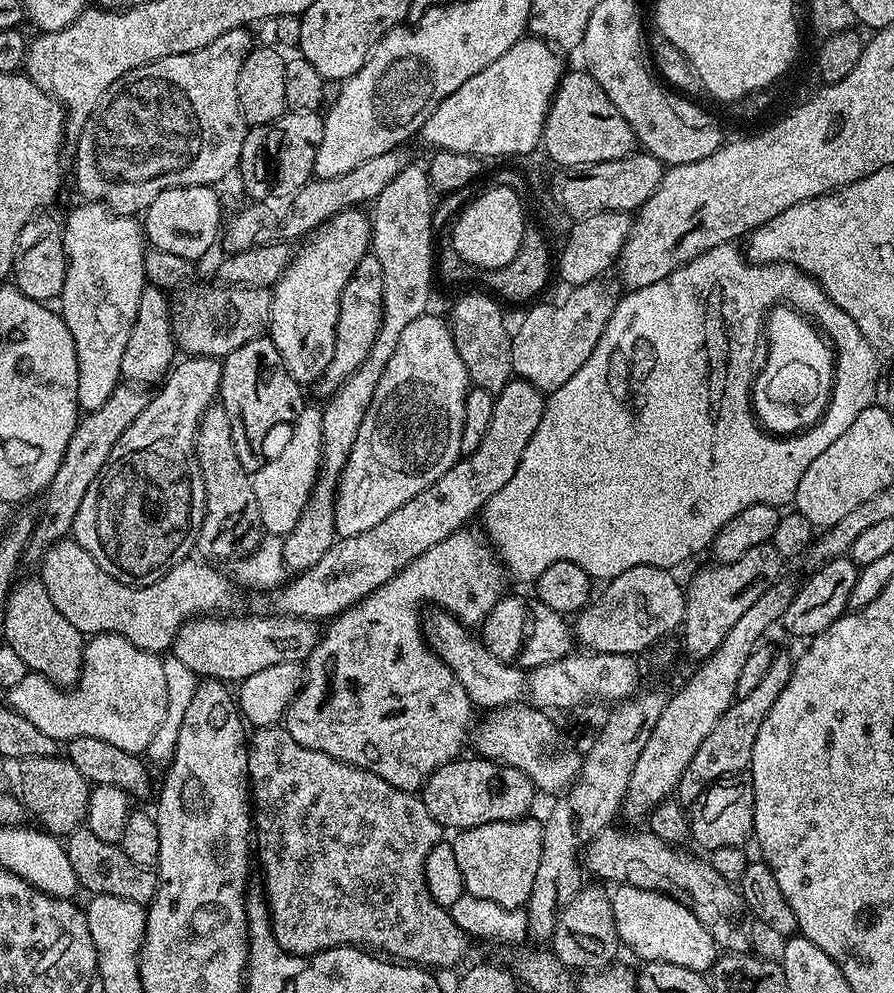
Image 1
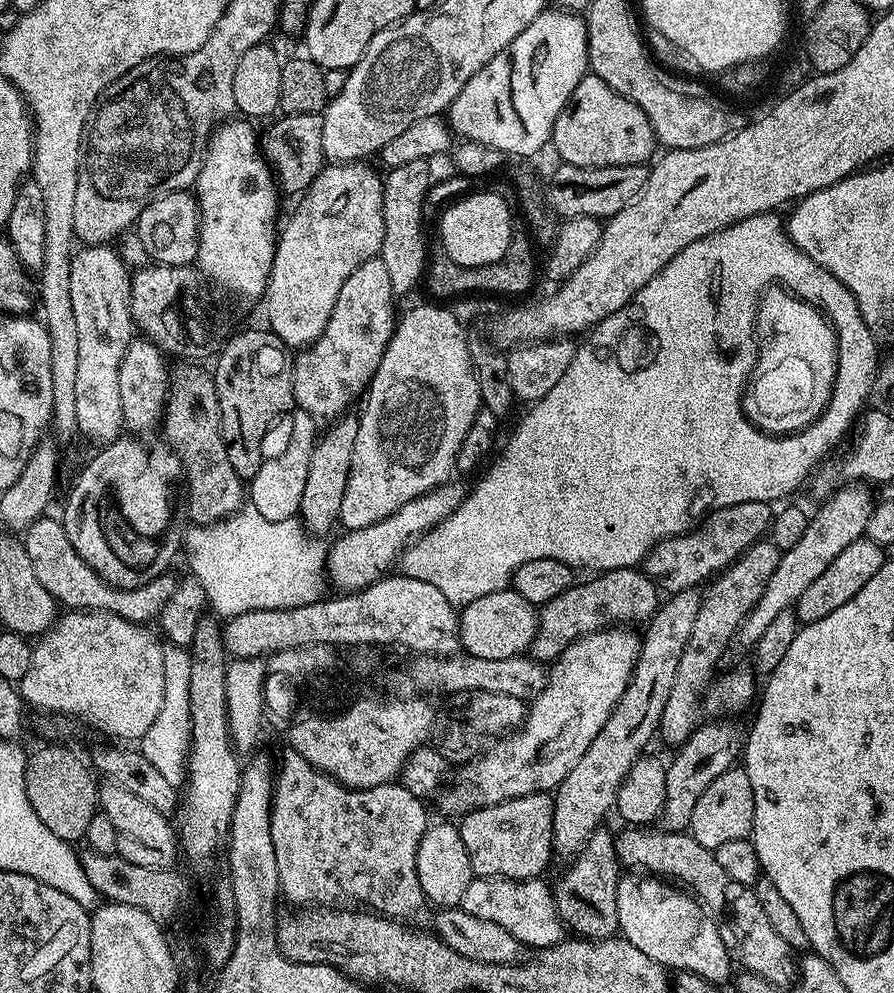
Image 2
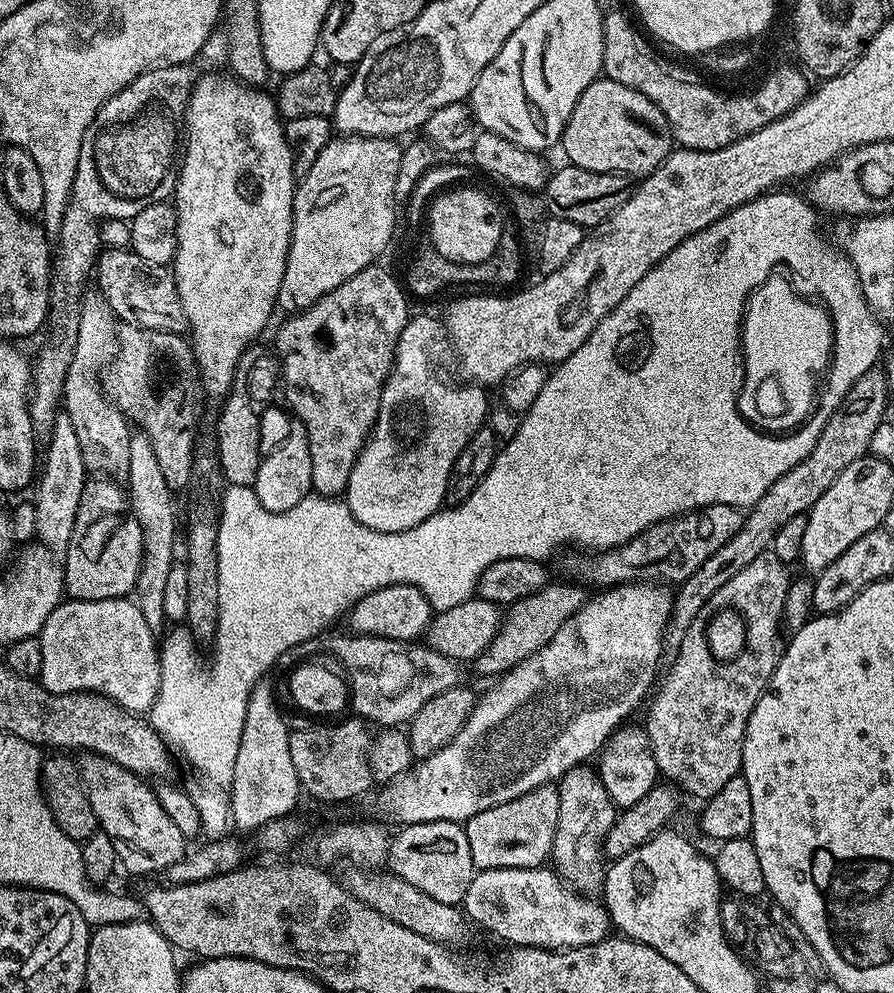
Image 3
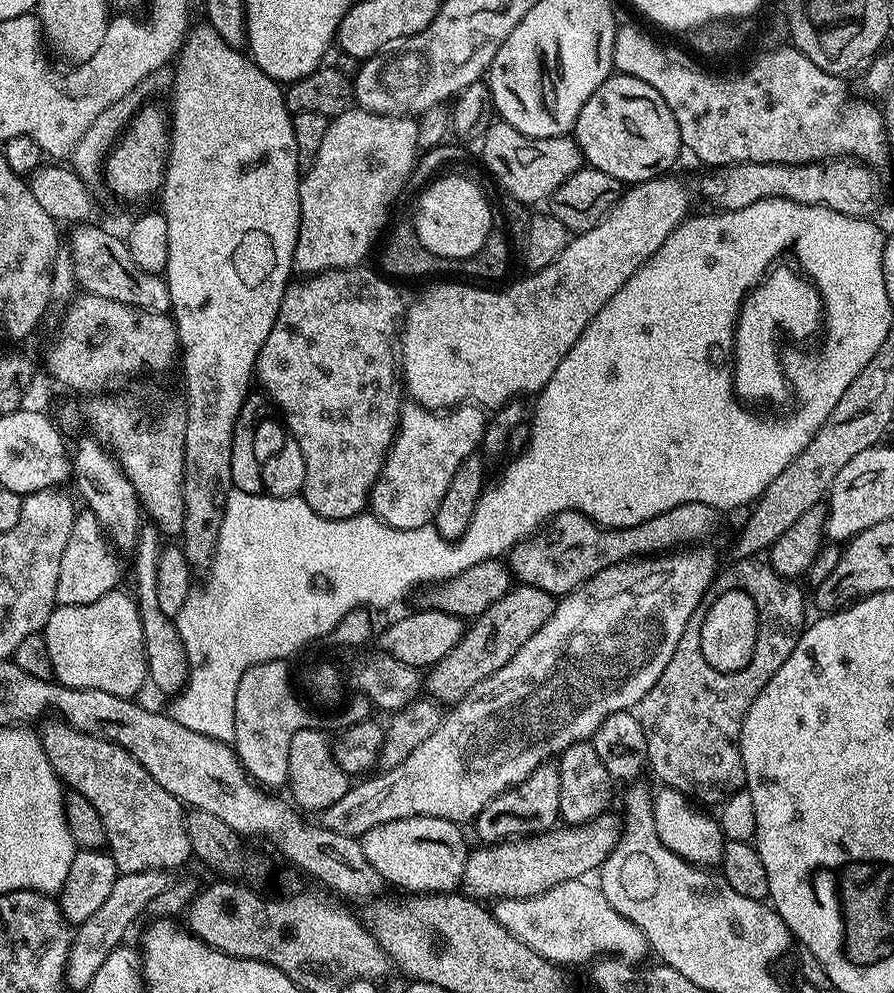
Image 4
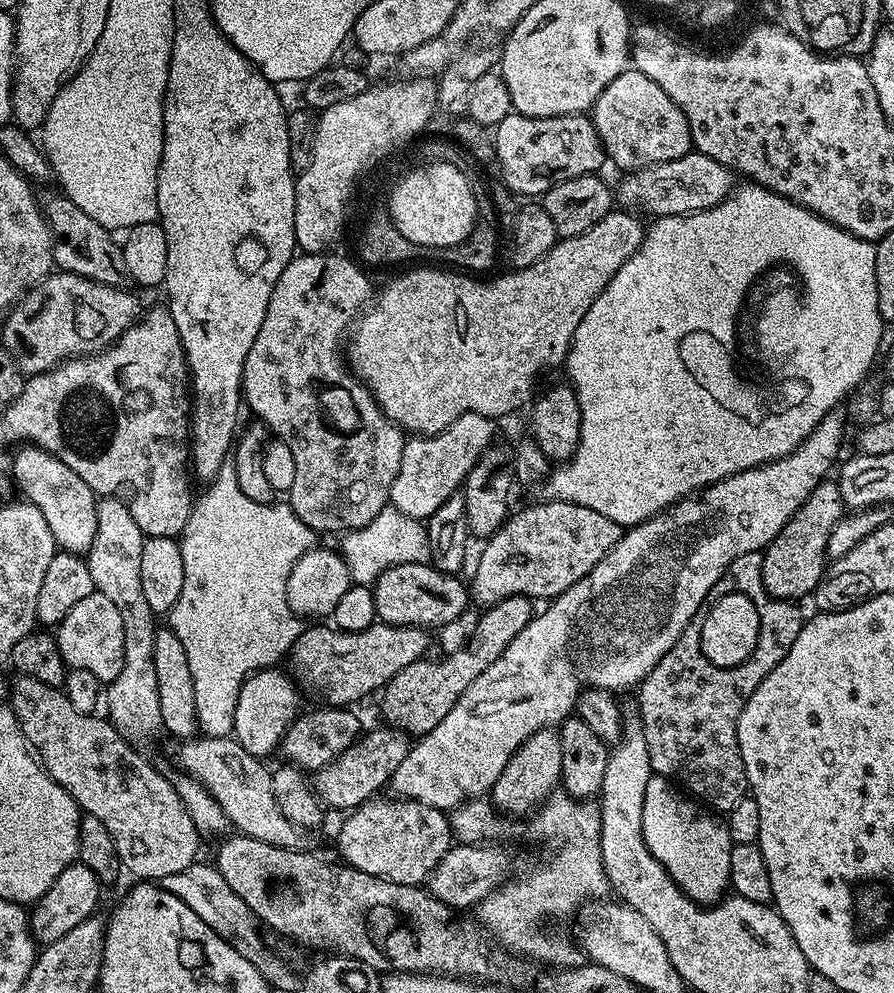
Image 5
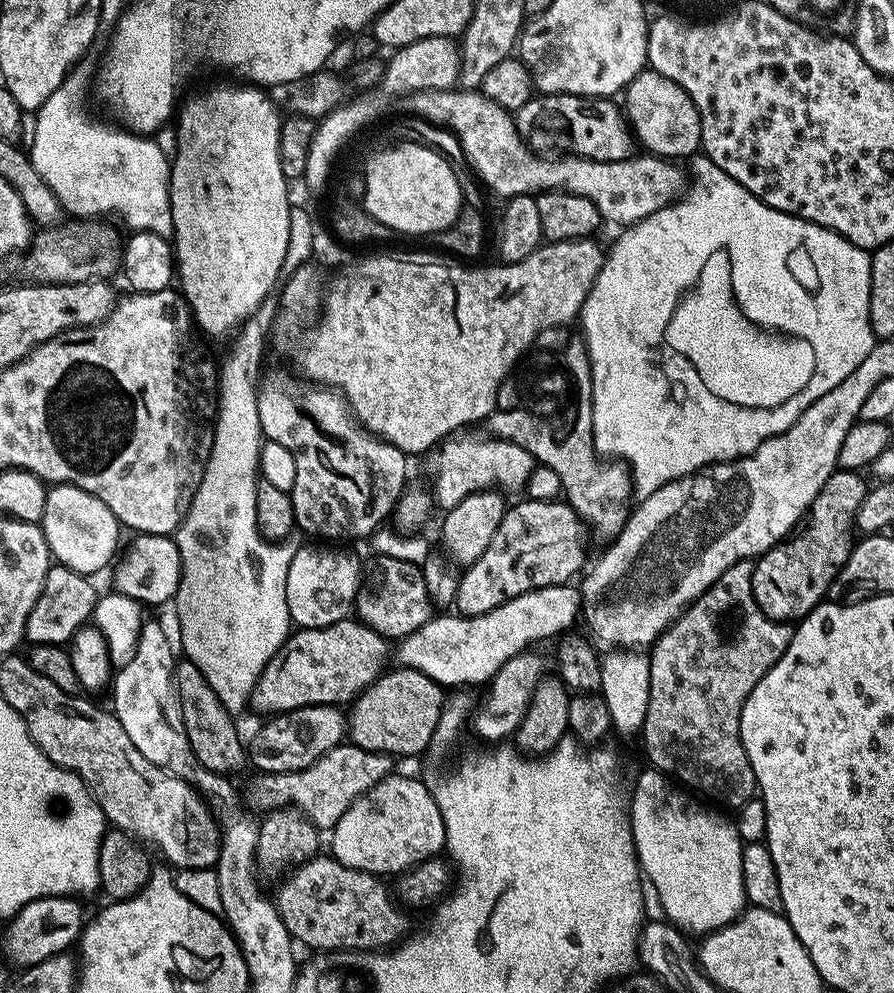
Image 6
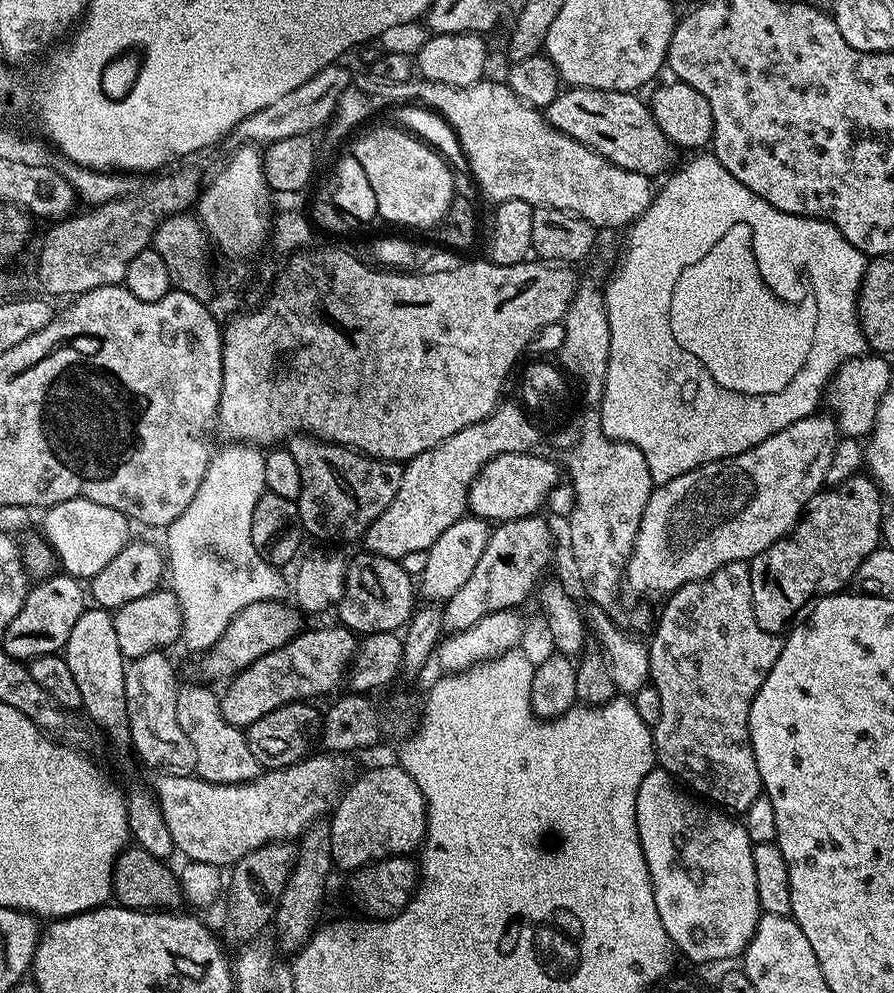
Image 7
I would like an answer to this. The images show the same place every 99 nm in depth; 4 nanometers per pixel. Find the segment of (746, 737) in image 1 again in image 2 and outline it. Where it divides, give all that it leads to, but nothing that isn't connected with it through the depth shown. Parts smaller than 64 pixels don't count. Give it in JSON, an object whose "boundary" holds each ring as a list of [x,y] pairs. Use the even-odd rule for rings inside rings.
{"boundary":[[[716,718],[711,722],[701,723],[692,731],[689,740],[679,745],[676,761],[666,768],[666,802],[660,812],[659,827],[665,832],[683,832],[690,829],[690,818],[694,814],[694,806],[698,798],[706,794],[706,786],[718,778],[718,774],[726,774],[741,759],[746,739],[745,729],[736,724],[723,724],[723,719]]]}

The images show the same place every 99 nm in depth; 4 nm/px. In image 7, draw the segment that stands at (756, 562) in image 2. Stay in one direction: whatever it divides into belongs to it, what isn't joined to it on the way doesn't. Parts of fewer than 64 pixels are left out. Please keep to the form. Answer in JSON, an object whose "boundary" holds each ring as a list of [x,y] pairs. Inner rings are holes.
{"boundary":[[[742,560],[730,562],[726,566],[714,570],[714,574],[710,574],[706,578],[682,586],[677,592],[667,597],[663,604],[664,609],[661,610],[660,621],[656,624],[656,633],[653,634],[652,640],[650,639],[648,644],[648,657],[650,658],[648,675],[651,687],[656,687],[656,700],[660,703],[660,713],[657,714],[656,724],[654,720],[654,727],[652,728],[652,744],[656,747],[656,758],[659,767],[664,768],[681,785],[689,784],[689,786],[684,786],[691,789],[697,797],[703,798],[729,813],[743,814],[750,806],[750,802],[754,802],[754,798],[758,798],[762,794],[758,762],[754,758],[752,741],[748,738],[750,706],[754,702],[758,690],[762,690],[762,682],[766,682],[770,670],[774,670],[774,662],[778,662],[778,654],[782,654],[783,639],[777,633],[767,632],[762,630],[762,626],[758,626],[758,618],[754,618],[754,602],[750,590],[750,570],[748,564]]]}

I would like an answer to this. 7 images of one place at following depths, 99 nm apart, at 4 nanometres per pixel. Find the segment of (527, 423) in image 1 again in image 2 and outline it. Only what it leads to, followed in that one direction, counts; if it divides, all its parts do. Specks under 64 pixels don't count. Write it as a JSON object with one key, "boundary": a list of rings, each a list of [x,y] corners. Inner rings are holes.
{"boundary":[[[455,482],[440,484],[426,494],[406,502],[394,514],[361,528],[345,531],[345,536],[337,538],[328,548],[326,561],[326,580],[336,587],[340,594],[360,592],[366,586],[378,582],[383,576],[389,575],[397,567],[398,561],[404,555],[404,549],[414,540],[425,536],[431,528],[438,527],[443,520],[450,518],[466,497],[466,488]]]}

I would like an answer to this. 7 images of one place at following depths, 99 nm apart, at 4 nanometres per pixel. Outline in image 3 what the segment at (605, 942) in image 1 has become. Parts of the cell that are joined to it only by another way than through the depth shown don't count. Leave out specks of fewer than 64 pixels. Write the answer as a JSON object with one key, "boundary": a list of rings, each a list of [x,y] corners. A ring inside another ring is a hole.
{"boundary":[[[587,763],[574,766],[566,770],[566,774],[558,781],[560,813],[552,843],[550,864],[556,875],[568,887],[576,889],[581,894],[596,894],[604,887],[604,840],[614,826],[618,809],[612,803],[610,794],[606,794],[606,786],[602,786],[599,771],[595,767],[588,767],[592,766]]]}

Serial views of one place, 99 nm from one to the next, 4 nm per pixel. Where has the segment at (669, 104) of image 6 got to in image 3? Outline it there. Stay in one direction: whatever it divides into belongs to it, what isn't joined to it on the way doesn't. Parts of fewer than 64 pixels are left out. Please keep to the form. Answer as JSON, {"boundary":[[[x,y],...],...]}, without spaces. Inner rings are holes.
{"boundary":[[[598,78],[582,90],[582,98],[578,98],[564,127],[563,148],[571,167],[643,178],[674,151],[674,141],[666,114],[646,94],[622,86],[622,82]]]}

